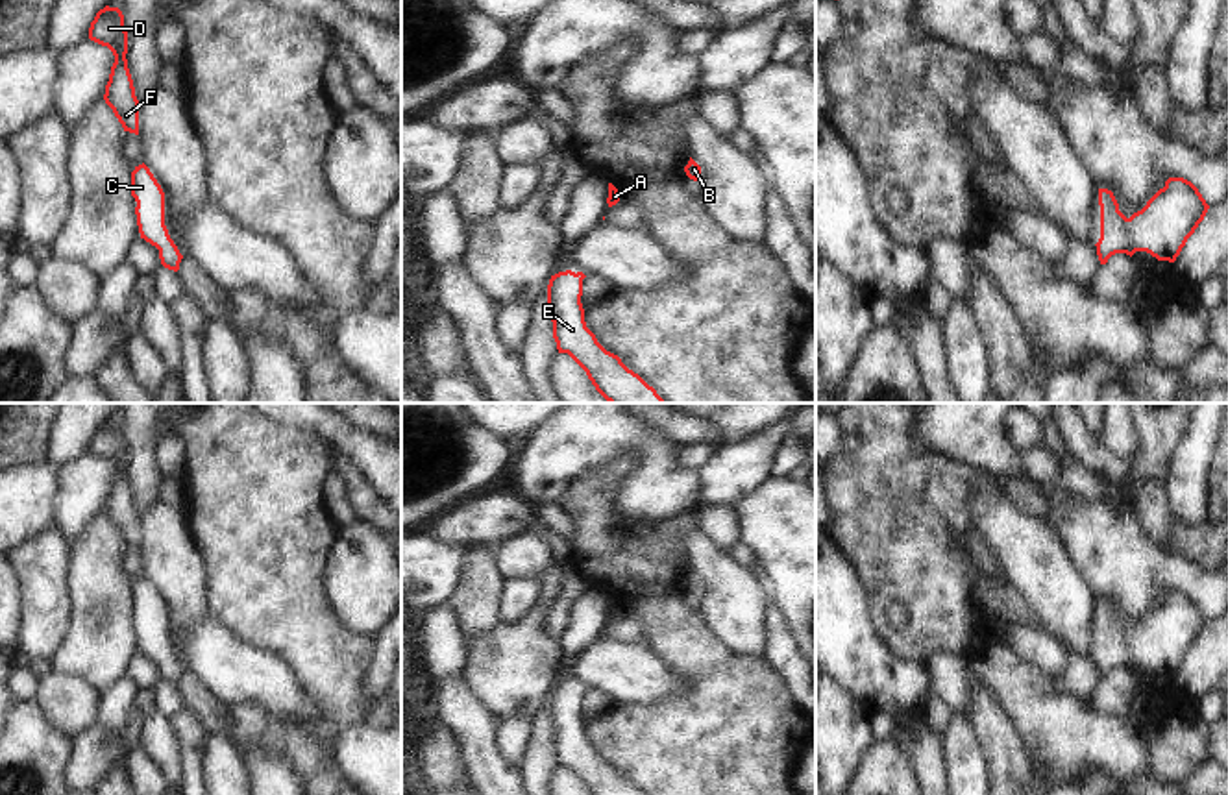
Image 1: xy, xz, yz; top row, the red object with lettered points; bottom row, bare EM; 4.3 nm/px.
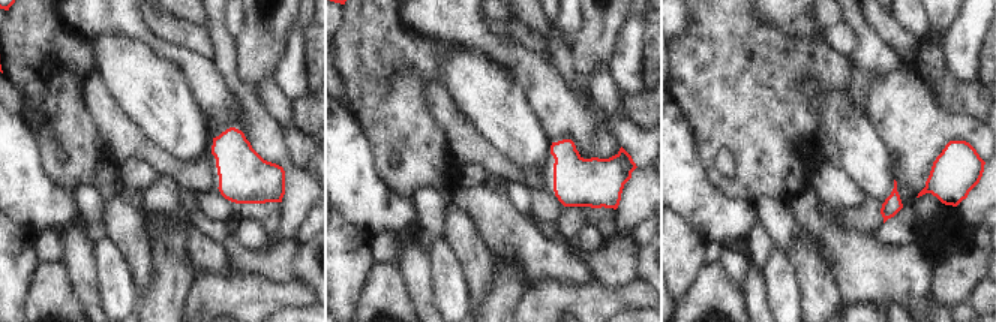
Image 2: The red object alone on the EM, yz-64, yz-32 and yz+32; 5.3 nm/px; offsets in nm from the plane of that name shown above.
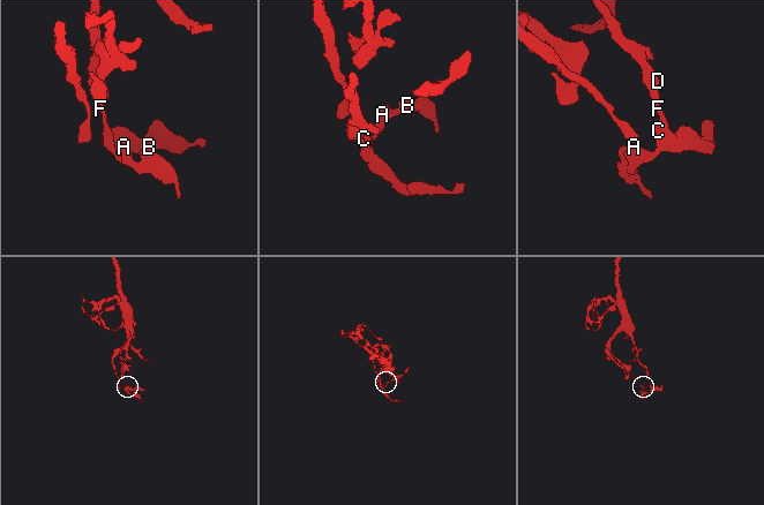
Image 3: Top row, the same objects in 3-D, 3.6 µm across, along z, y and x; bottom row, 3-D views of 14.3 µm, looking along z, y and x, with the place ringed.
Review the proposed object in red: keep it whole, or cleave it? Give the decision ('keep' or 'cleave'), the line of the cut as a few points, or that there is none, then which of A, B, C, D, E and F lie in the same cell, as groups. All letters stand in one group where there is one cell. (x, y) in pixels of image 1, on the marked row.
keep; cut none; groups A B C D E F

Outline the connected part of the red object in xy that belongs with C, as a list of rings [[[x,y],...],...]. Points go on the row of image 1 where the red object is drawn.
[[[144,163],[131,172],[131,196],[137,202],[135,214],[141,238],[159,250],[165,268],[178,272],[183,255],[165,226],[165,192]]]

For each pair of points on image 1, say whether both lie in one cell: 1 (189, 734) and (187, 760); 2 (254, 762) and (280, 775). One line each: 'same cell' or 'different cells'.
1: same cell
2: same cell

